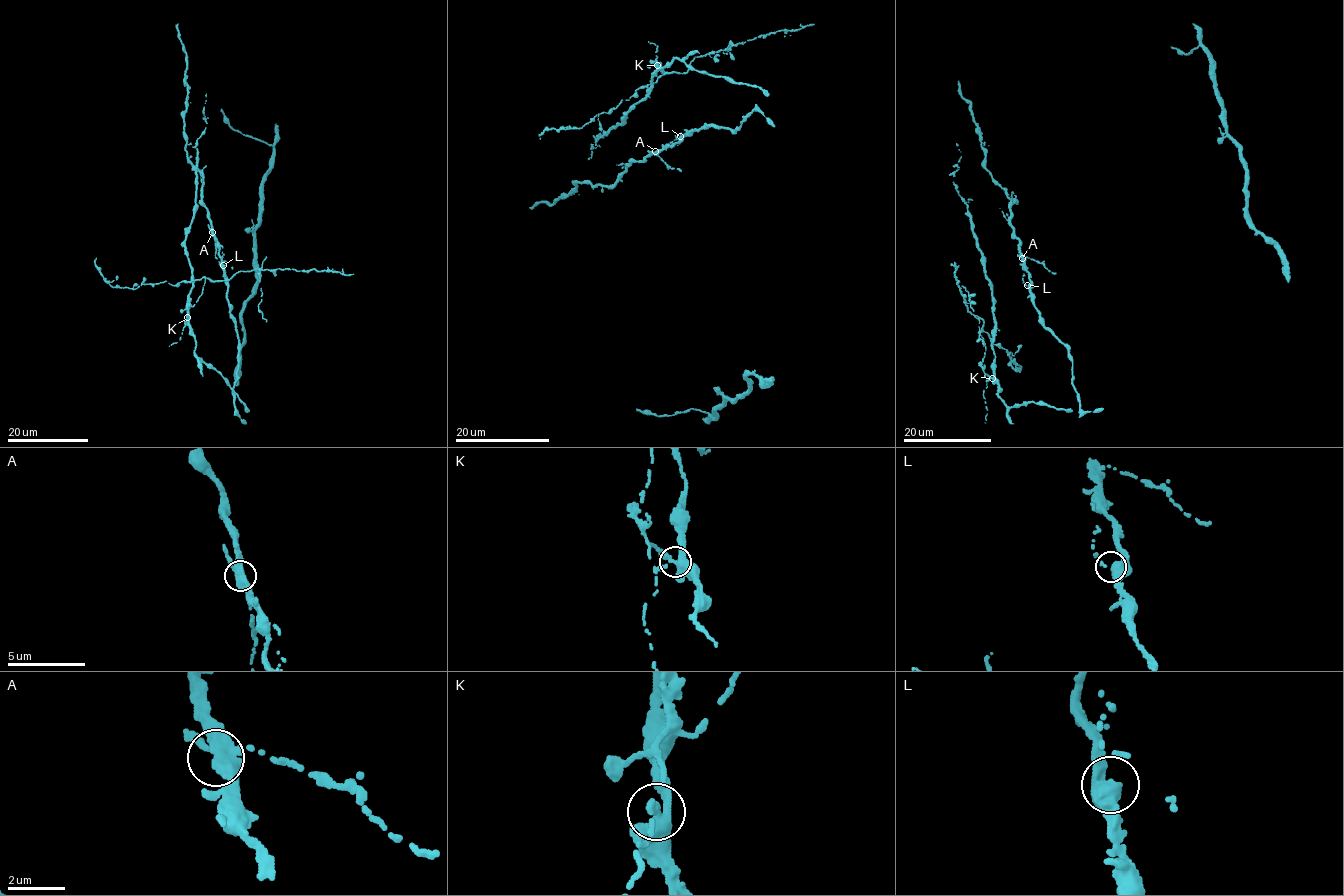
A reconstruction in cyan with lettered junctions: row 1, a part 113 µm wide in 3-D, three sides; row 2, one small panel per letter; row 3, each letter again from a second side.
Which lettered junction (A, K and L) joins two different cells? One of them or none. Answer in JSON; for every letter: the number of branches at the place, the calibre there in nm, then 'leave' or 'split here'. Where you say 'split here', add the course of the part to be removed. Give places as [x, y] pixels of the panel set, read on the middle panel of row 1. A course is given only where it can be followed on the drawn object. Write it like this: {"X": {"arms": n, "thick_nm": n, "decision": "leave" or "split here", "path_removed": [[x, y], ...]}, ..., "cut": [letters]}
{"A": {"arms": 4, "thick_nm": 420, "decision": "leave"}, "K": {"arms": 4, "thick_nm": 340, "decision": "split here", "path_removed": [[658, 65], [661, 73], [685, 73], [695, 56], [814, 24]]}, "L": {"arms": 4, "thick_nm": 360, "decision": "leave"}, "cut": ["K"]}

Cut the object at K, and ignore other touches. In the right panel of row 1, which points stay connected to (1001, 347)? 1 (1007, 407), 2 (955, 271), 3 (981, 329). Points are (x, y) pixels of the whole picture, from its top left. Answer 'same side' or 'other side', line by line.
1: other side
2: same side
3: same side

